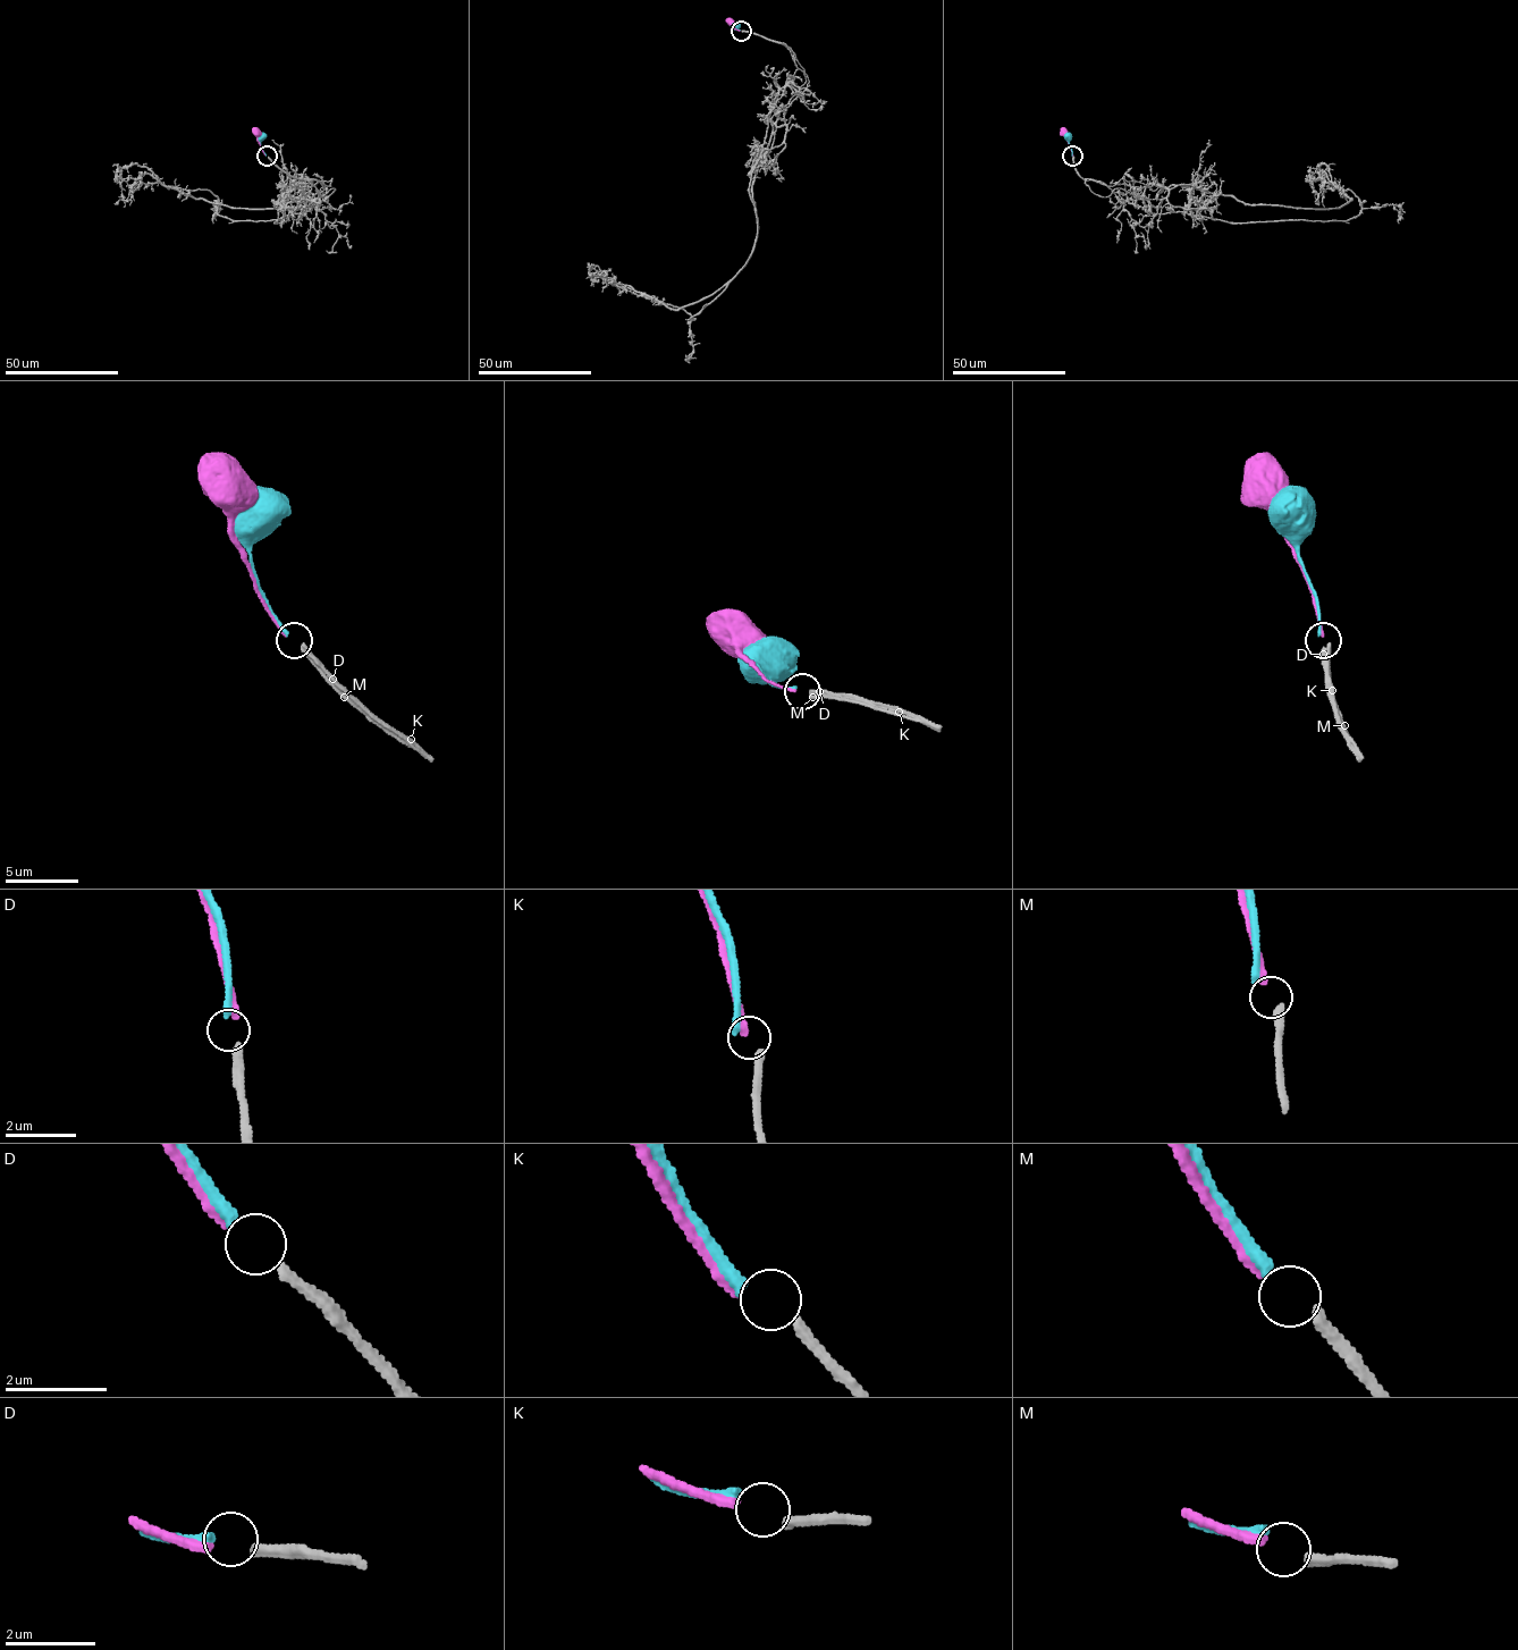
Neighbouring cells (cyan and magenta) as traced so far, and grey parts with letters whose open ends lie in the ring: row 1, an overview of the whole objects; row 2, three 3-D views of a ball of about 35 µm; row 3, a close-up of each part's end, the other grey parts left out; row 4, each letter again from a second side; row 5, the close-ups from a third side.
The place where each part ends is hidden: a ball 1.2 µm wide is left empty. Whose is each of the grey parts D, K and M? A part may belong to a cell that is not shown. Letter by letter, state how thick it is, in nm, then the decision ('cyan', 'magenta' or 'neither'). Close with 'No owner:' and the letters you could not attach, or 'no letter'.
D: 200 nm thick; cyan
K: 200 nm thick; neither
M: 240 nm thick; magenta
No owner: K

